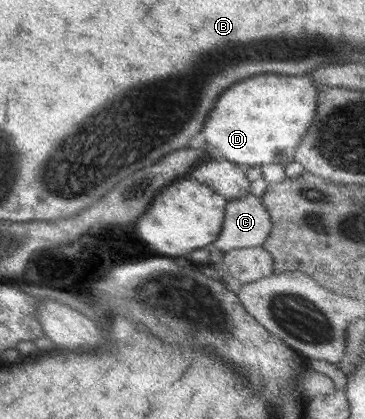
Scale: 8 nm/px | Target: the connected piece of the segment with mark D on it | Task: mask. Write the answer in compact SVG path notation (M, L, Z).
M254 76L220 96L202 134L214 157L249 167L287 165L315 119L318 96L320 86L310 76Z

